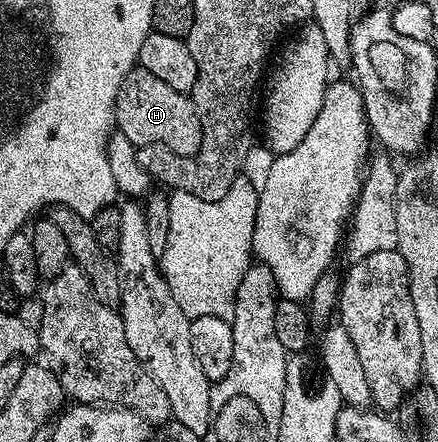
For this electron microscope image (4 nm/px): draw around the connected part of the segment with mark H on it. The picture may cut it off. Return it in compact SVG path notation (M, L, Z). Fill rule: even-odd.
M141 67L128 71L124 83L120 83L114 104L114 124L117 132L123 133L134 146L163 144L177 157L193 157L202 145L200 115L193 101Z

